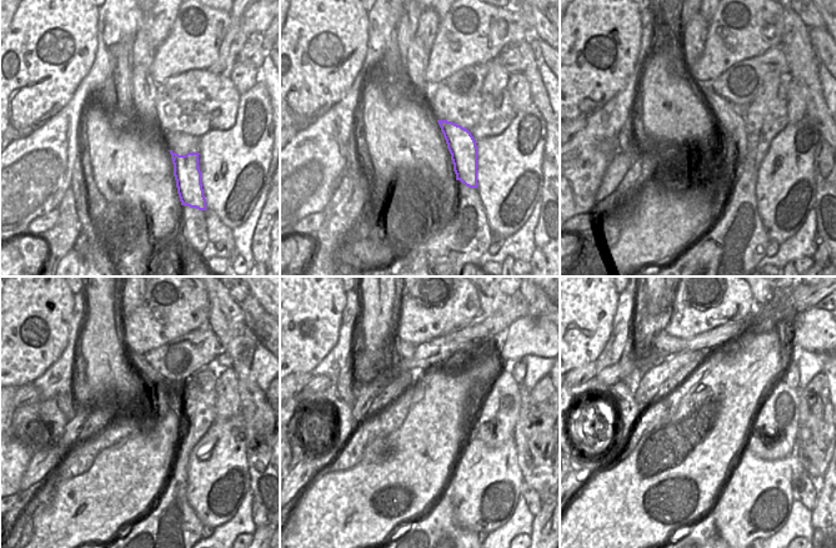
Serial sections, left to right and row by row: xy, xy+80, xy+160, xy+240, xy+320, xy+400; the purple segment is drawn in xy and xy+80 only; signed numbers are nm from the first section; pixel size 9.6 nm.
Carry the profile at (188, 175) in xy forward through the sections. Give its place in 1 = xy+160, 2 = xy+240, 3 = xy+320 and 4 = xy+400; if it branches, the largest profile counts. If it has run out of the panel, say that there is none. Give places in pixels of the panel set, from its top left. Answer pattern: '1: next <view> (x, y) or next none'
1: next xy+160 (734, 124)
2: next xy+240 (149, 374)
3: next xy+320 (396, 347)
4: next xy+400 (662, 343)

